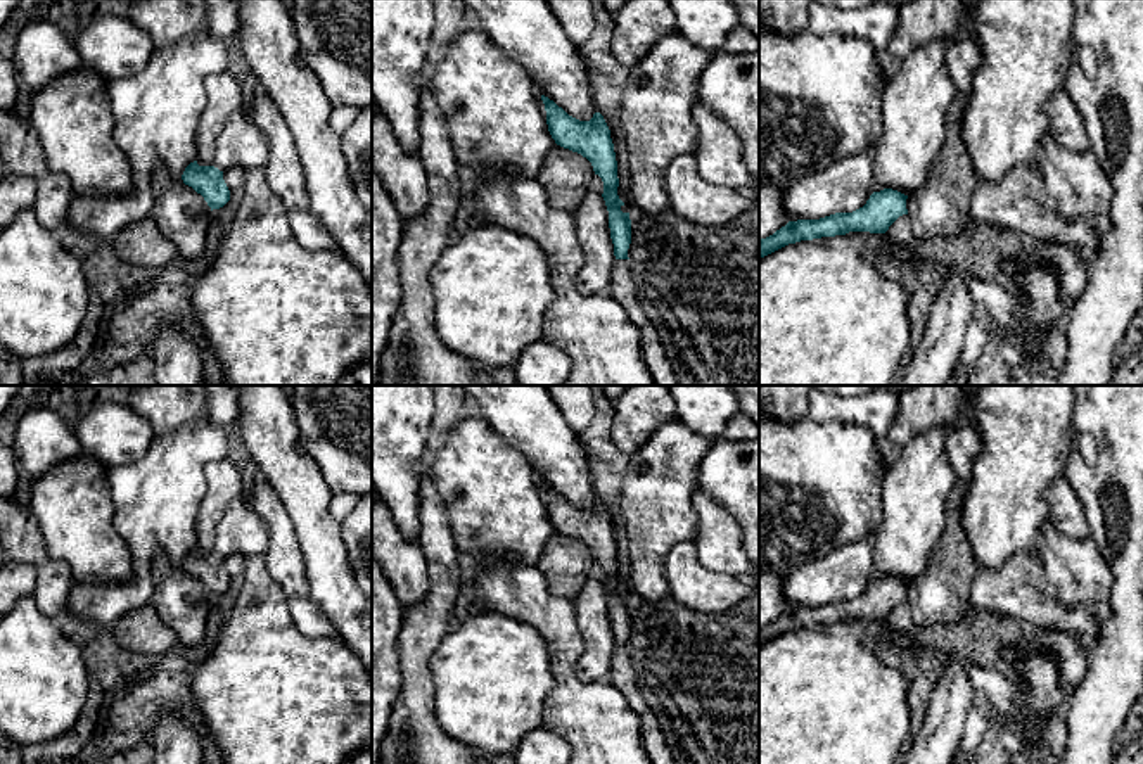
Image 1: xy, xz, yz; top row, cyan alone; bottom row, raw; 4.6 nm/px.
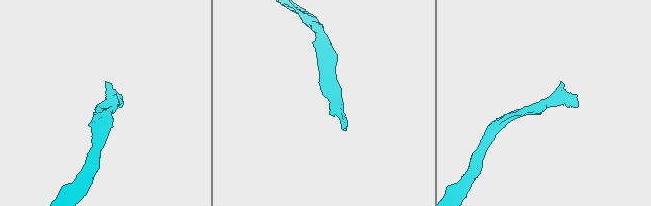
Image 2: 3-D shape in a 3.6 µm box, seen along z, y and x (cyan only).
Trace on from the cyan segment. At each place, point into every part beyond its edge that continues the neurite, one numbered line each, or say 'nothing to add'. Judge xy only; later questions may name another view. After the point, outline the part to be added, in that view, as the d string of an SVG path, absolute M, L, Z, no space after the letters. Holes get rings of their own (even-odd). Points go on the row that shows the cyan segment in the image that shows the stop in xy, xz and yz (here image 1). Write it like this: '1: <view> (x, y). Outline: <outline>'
nothing to add

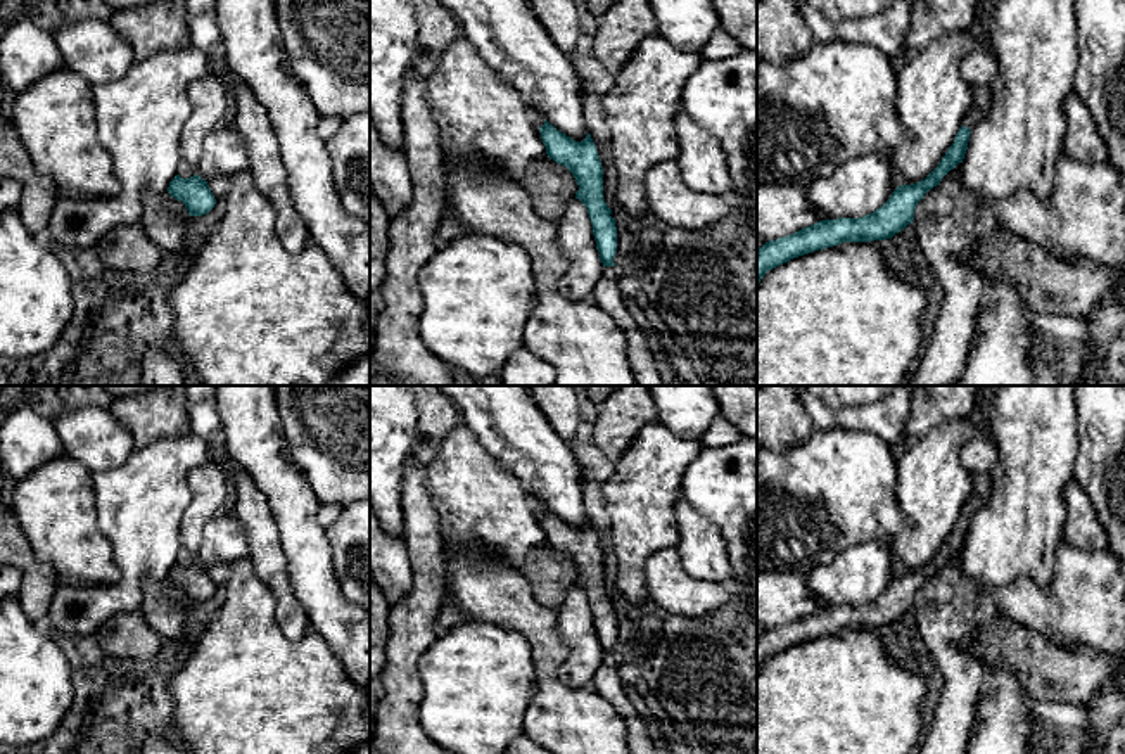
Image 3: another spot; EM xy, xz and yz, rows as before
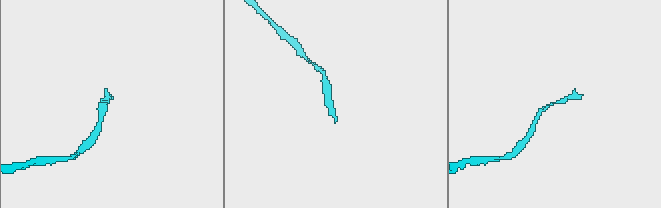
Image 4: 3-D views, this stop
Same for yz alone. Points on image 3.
1: yz (975, 115). Outline: M973 107L963 119L961 126L973 128L983 118L982 107Z

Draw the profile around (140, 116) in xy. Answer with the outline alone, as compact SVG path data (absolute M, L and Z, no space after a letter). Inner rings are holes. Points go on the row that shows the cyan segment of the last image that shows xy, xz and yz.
M190 43L150 54L135 61L123 78L92 86L99 140L109 150L114 173L121 176L123 187L114 197L57 199L47 228L40 235L41 242L52 249L93 249L112 228L140 221L143 192L164 192L178 175L180 135L192 114L188 85L207 74L211 74L211 52Z

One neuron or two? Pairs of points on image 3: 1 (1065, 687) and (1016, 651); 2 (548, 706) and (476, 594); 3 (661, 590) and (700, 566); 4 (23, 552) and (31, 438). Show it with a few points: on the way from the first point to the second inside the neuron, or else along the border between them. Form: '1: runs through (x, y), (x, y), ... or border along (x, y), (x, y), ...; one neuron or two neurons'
1: runs through (1053, 675), (1029, 654); one neuron
2: runs through (546, 673), (545, 640), (508, 604); one neuron
3: border along (674, 547), (681, 566), (690, 575), (726, 585); two neurons
4: border along (18, 521), (33, 554), (50, 566); two neurons

